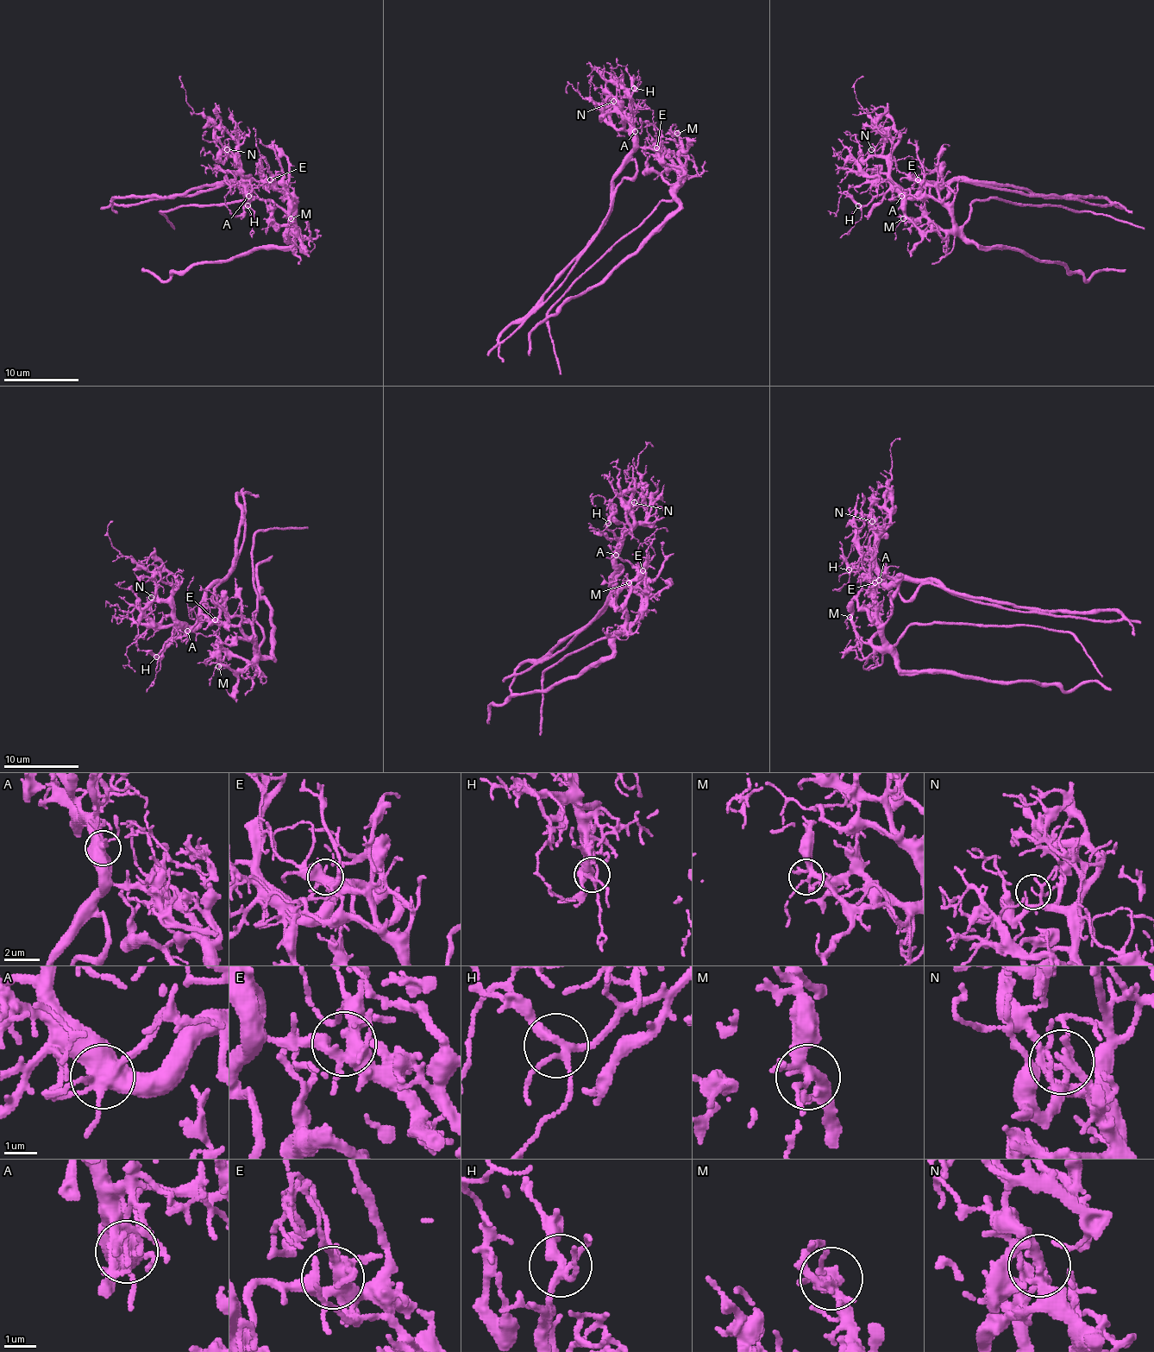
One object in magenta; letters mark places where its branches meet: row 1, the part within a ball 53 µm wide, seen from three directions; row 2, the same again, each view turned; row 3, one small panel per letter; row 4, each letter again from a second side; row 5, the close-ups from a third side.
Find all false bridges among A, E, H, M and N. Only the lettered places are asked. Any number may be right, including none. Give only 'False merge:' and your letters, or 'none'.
False merge: A

